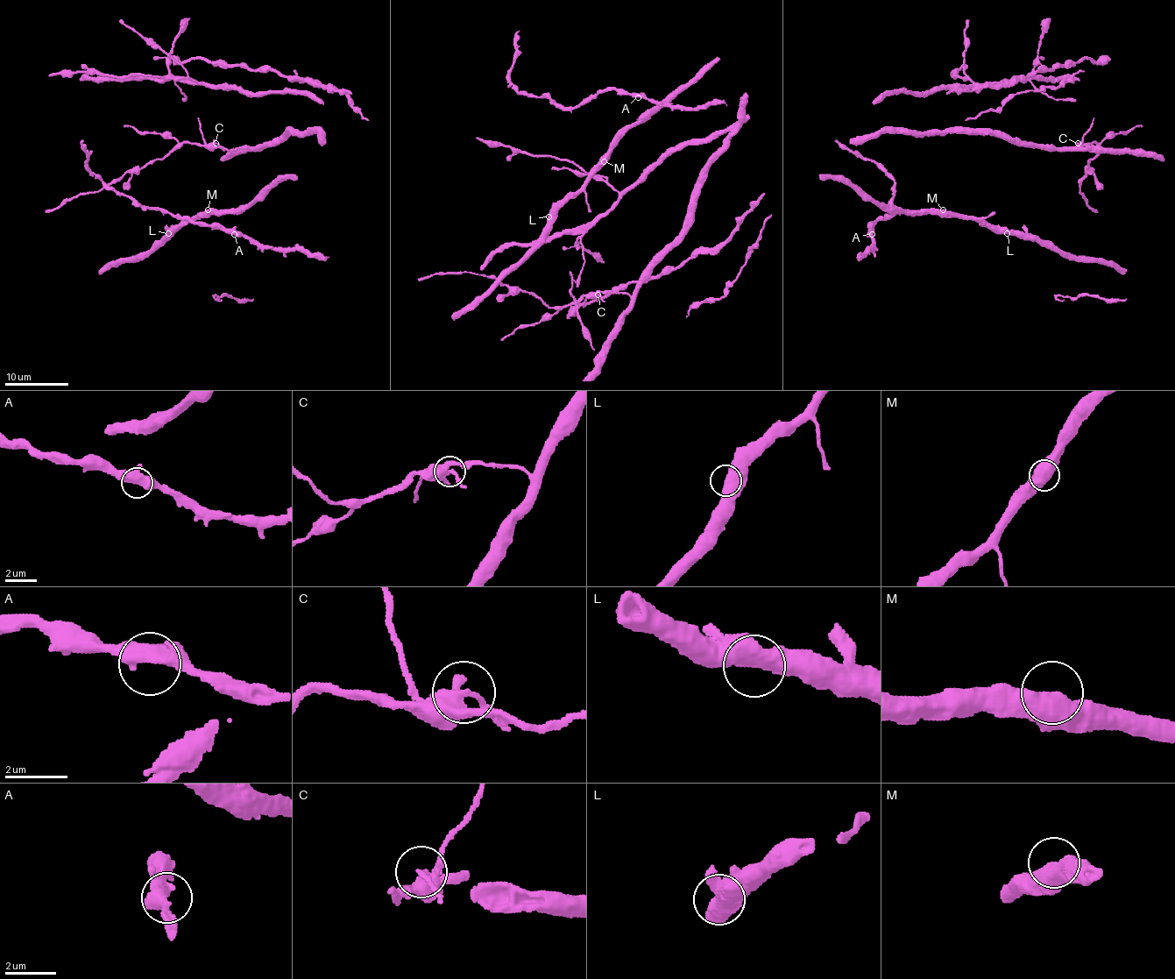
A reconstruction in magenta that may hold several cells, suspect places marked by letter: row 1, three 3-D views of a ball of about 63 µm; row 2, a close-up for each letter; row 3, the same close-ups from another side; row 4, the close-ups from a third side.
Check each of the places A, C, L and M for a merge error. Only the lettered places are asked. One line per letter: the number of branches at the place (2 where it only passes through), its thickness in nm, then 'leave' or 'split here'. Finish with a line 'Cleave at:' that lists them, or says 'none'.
A: 4 branches meet; 440 nm thick; leave
C: 4 branches meet; 360 nm thick; leave
L: 2 branches meet; 550 nm thick; leave
M: 2 branches meet; 550 nm thick; leave
Cleave at: none

